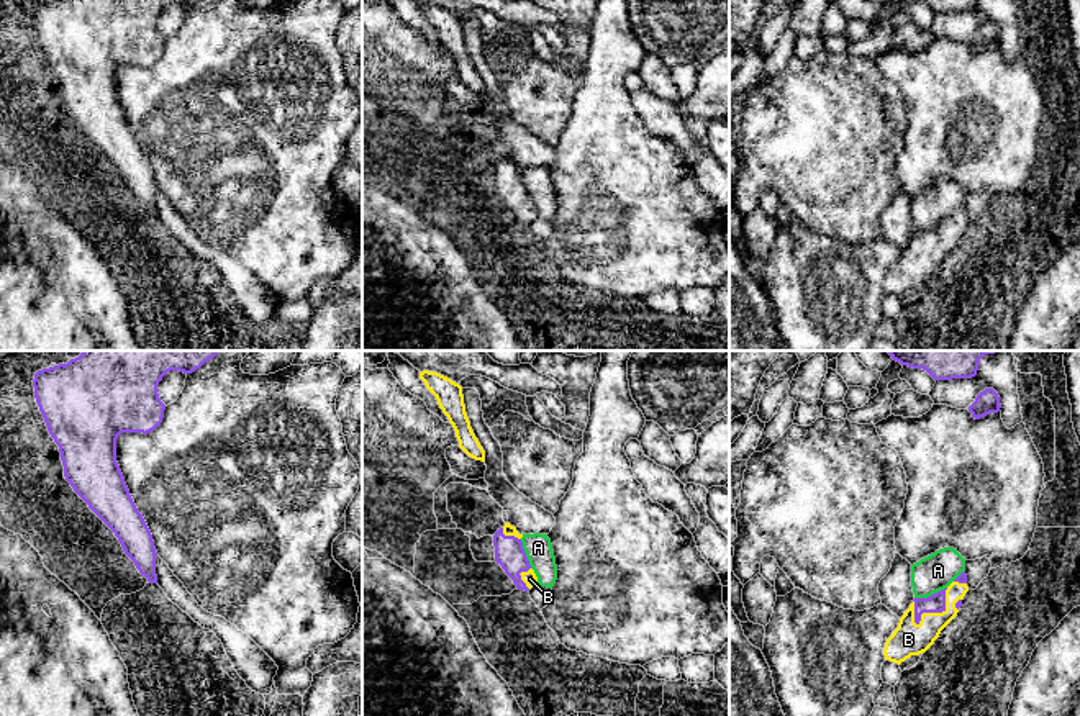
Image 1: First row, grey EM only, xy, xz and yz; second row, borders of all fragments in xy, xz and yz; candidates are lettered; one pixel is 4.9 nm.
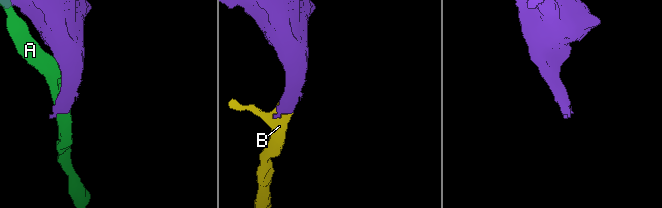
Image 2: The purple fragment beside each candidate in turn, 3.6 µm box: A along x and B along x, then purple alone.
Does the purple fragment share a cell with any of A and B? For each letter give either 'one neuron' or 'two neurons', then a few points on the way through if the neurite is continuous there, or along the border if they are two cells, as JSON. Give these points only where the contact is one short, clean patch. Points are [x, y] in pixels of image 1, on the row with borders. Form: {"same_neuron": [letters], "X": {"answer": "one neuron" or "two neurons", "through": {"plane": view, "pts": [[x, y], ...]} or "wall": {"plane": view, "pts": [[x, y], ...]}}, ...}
{"same_neuron": ["B"], "A": {"answer": "two neurons"}, "B": {"answer": "one neuron", "through": {"plane": "yz", "pts": [[936, 603], [938, 611], [908, 639]]}}}

